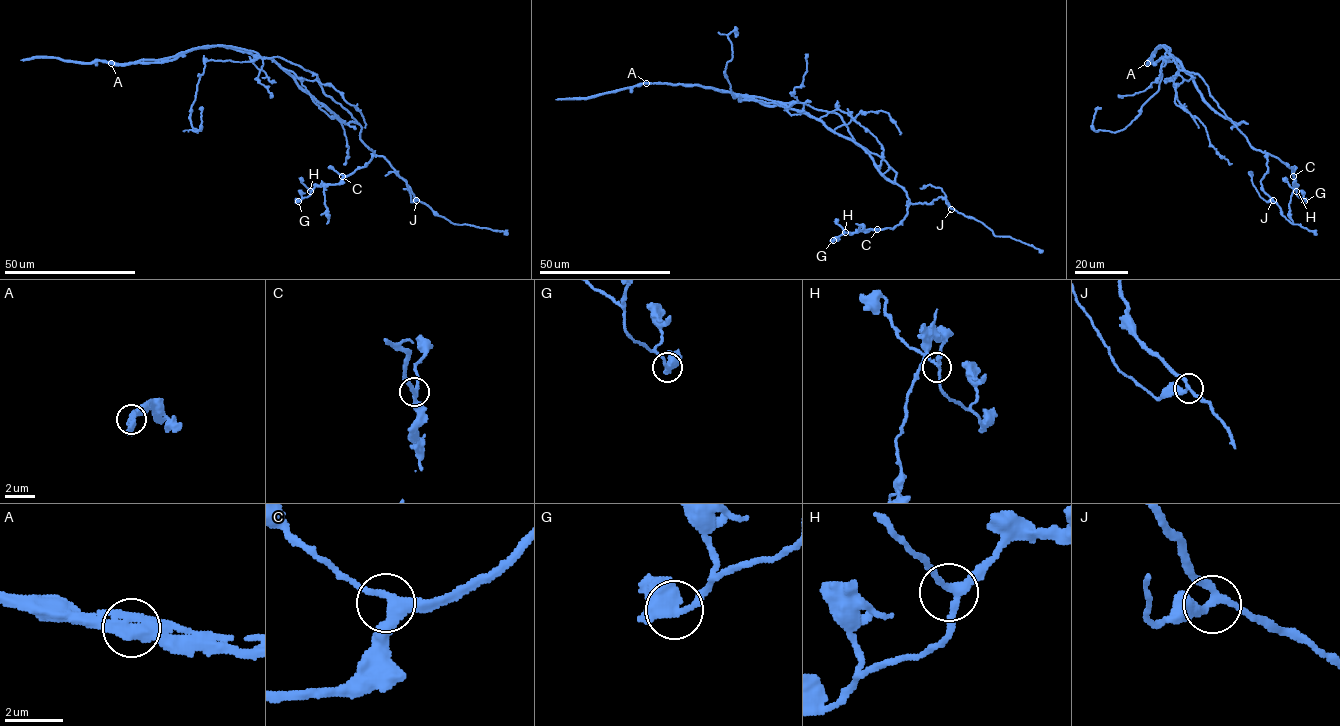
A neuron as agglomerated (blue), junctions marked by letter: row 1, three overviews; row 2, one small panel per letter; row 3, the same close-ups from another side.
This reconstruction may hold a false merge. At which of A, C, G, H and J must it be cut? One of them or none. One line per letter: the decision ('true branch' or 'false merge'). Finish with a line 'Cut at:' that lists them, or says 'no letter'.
A: false merge
C: true branch
G: true branch
H: true branch
J: true branch
Cut at: A

